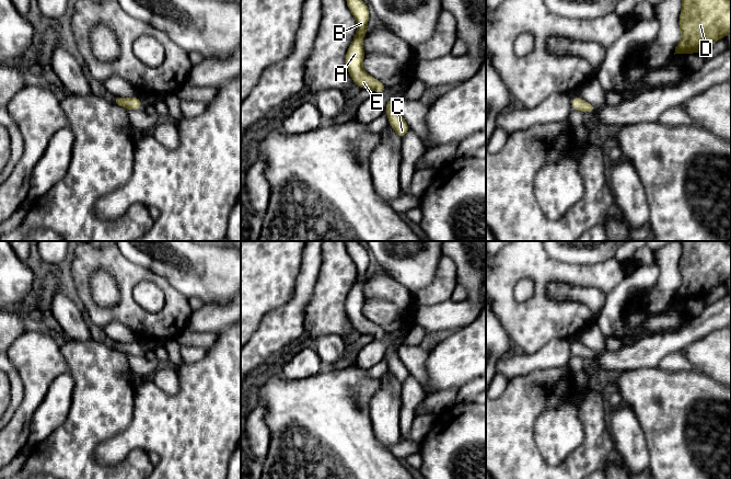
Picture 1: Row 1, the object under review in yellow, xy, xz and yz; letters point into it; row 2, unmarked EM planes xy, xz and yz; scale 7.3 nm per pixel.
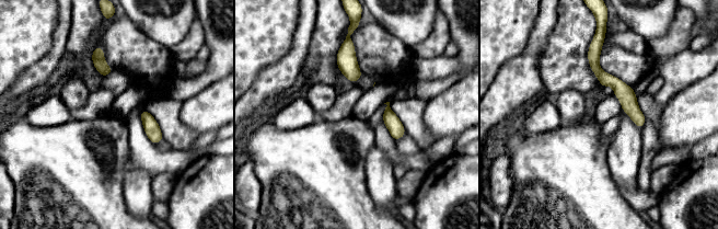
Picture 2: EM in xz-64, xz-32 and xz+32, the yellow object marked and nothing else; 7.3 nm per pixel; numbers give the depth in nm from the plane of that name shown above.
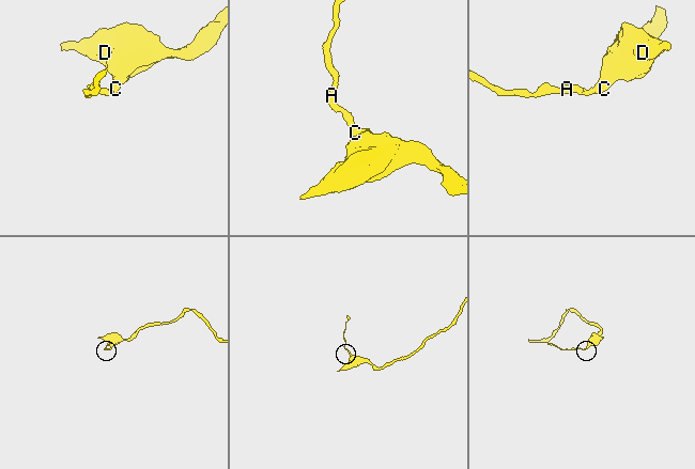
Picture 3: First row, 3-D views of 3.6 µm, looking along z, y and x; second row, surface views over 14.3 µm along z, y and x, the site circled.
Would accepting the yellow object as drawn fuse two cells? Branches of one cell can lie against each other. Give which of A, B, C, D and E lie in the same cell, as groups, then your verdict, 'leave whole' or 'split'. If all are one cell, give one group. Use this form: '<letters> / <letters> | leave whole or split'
A B C D E | leave whole

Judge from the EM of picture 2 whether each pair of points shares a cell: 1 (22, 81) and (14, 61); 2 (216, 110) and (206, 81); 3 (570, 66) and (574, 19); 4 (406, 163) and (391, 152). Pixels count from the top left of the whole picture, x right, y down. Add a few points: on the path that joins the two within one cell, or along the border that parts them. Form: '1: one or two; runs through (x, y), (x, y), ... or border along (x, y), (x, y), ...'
1: two; border along (41, 59), (25, 68), (11, 84)
2: two; border along (222, 78), (211, 82), (185, 100)
3: one; runs through (570, 54), (570, 37), (574, 31)
4: one; runs through (403, 160), (394, 156)

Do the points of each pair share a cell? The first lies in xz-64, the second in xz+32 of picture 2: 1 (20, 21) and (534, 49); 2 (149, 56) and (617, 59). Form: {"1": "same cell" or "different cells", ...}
{"1": "different cells", "2": "different cells"}

